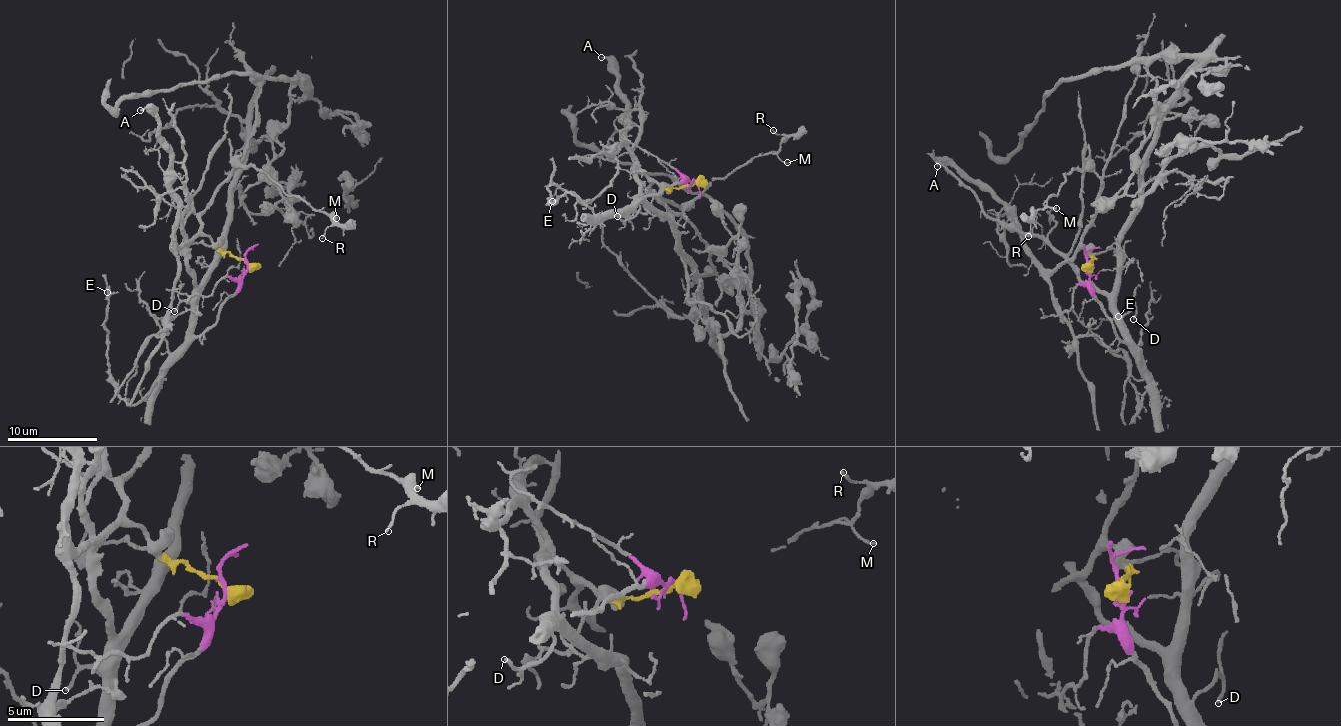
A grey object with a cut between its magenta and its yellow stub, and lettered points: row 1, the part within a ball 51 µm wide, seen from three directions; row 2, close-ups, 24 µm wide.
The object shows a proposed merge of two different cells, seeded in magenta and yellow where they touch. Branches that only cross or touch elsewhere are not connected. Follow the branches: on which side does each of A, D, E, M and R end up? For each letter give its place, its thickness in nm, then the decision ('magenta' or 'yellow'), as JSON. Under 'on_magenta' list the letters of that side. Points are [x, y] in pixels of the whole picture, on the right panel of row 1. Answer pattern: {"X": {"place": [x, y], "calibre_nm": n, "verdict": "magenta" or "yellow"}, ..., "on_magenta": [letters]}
{"A": {"place": [937, 166], "calibre_nm": 240, "verdict": "yellow"}, "D": {"place": [1133, 319], "calibre_nm": 150, "verdict": "magenta"}, "E": {"place": [1118, 316], "calibre_nm": 90, "verdict": "magenta"}, "M": {"place": [1056, 208], "calibre_nm": 120, "verdict": "yellow"}, "R": {"place": [1028, 236], "calibre_nm": 100, "verdict": "yellow"}, "on_magenta": ["D", "E"]}

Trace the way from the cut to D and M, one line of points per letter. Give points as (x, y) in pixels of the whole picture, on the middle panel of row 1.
D: (693, 183), (693, 179), (683, 178), (636, 203), (640, 208), (629, 220), (617, 215)
M: (693, 183), (667, 189), (650, 182), (651, 190), (678, 213), (713, 179), (754, 157), (774, 152), (787, 162)

